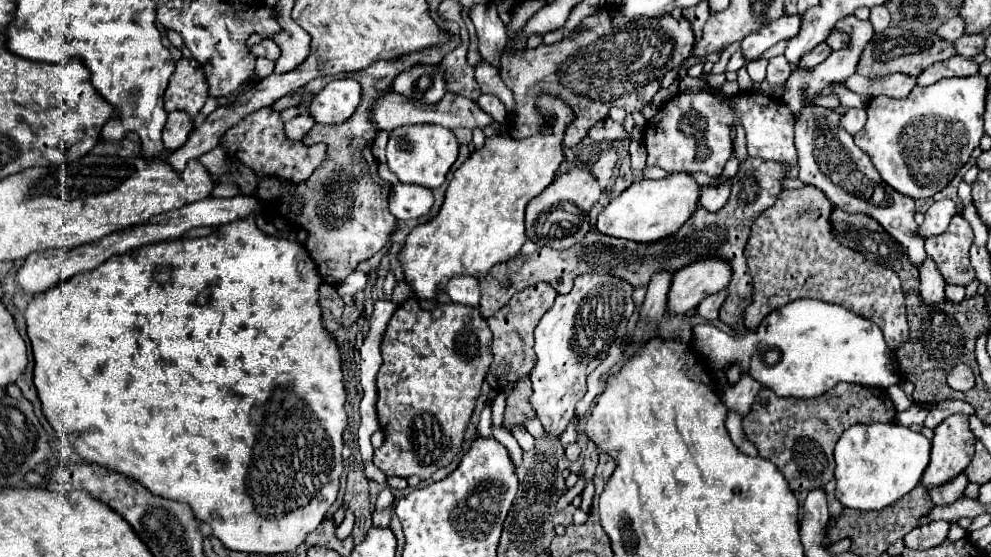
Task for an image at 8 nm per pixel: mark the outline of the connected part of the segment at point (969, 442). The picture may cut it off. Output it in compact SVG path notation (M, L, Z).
M953 414L945 418L931 440L931 462L921 478L921 486L931 490L959 476L975 454L975 436L967 426L965 414Z

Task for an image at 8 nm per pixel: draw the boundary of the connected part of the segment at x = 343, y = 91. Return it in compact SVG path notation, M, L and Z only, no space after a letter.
M351 78L329 82L311 104L311 116L321 124L345 122L359 104L359 82Z

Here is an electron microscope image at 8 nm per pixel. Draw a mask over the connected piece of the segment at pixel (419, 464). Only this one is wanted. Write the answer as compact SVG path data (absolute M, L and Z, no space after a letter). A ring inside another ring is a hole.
M407 300L395 310L385 330L381 358L383 364L377 374L377 416L385 442L375 450L373 464L387 476L409 478L415 474L421 480L427 480L433 472L447 468L463 448L467 424L493 362L491 330L477 308L449 302L439 304L433 310L423 310L421 306L415 306L415 302Z

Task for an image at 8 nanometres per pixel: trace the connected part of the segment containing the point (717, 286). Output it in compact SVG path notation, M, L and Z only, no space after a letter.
M695 262L695 266L685 266L683 270L679 270L679 274L673 274L667 296L669 312L693 312L703 298L723 290L727 286L727 278L731 278L727 262Z

